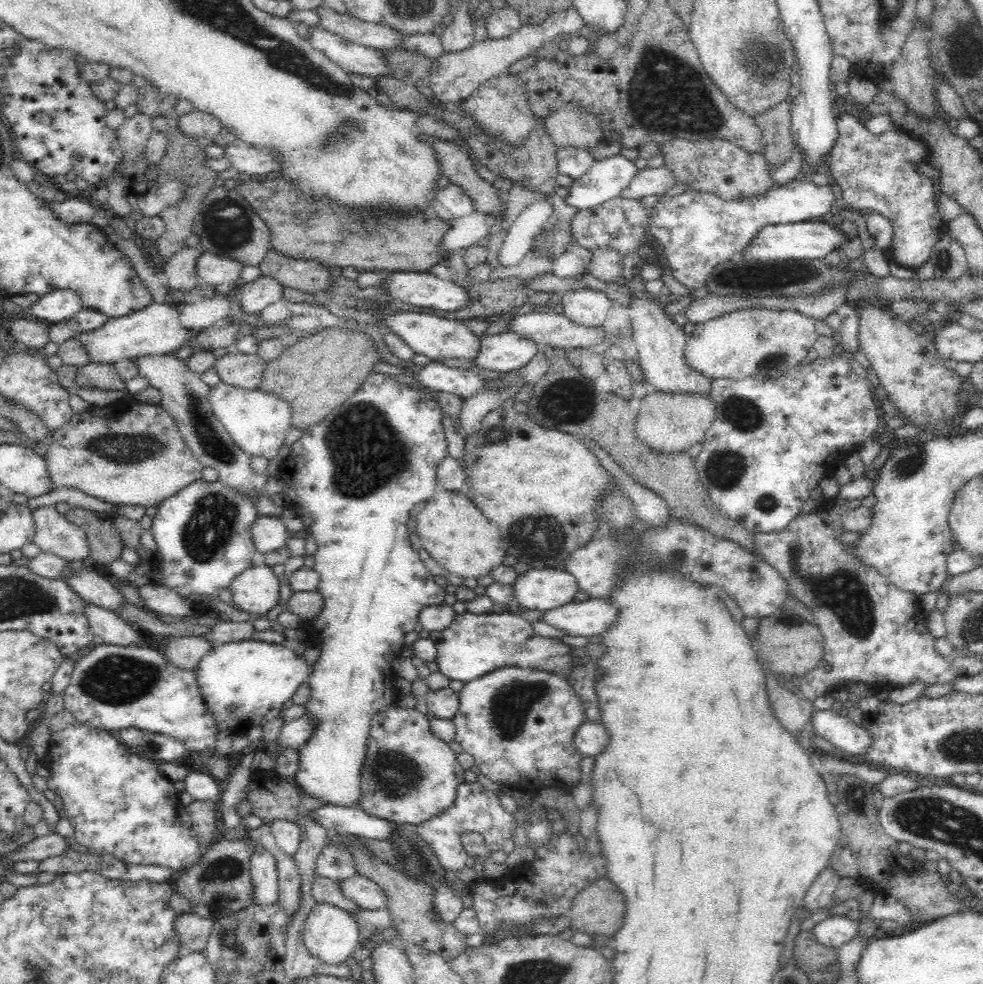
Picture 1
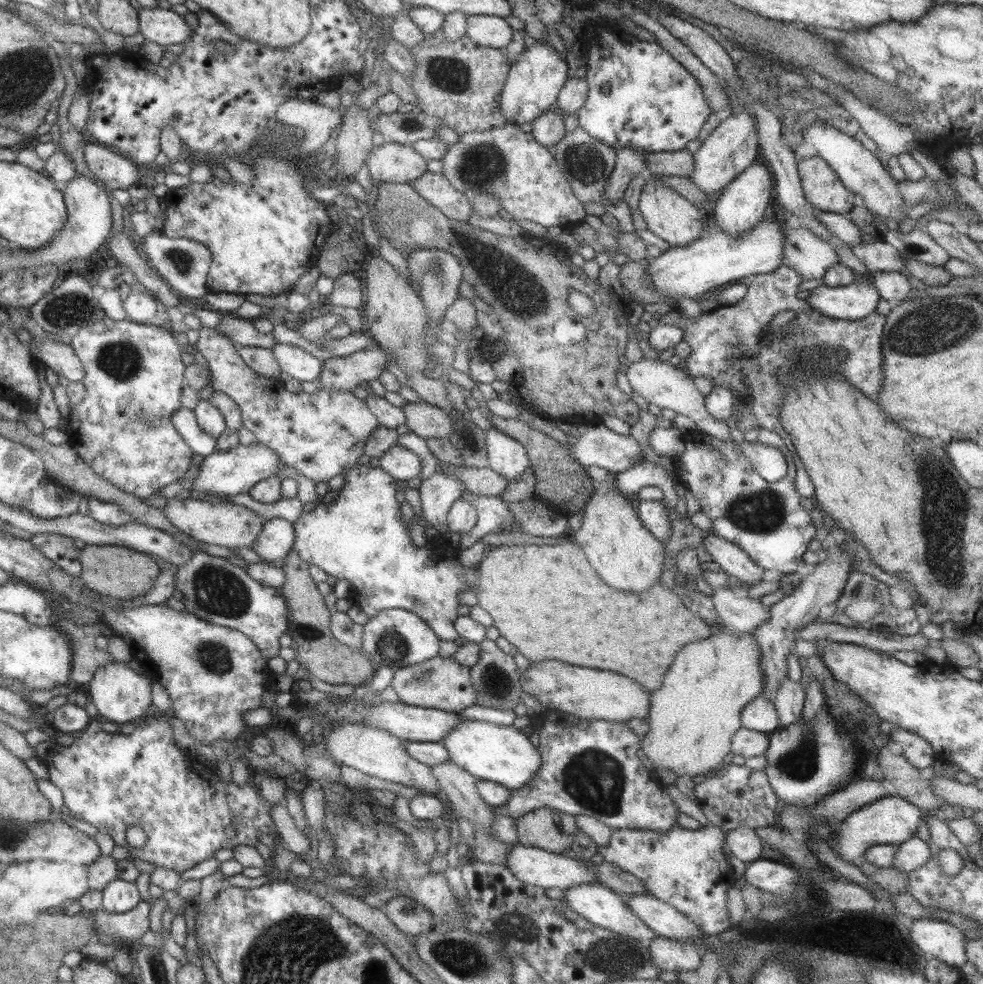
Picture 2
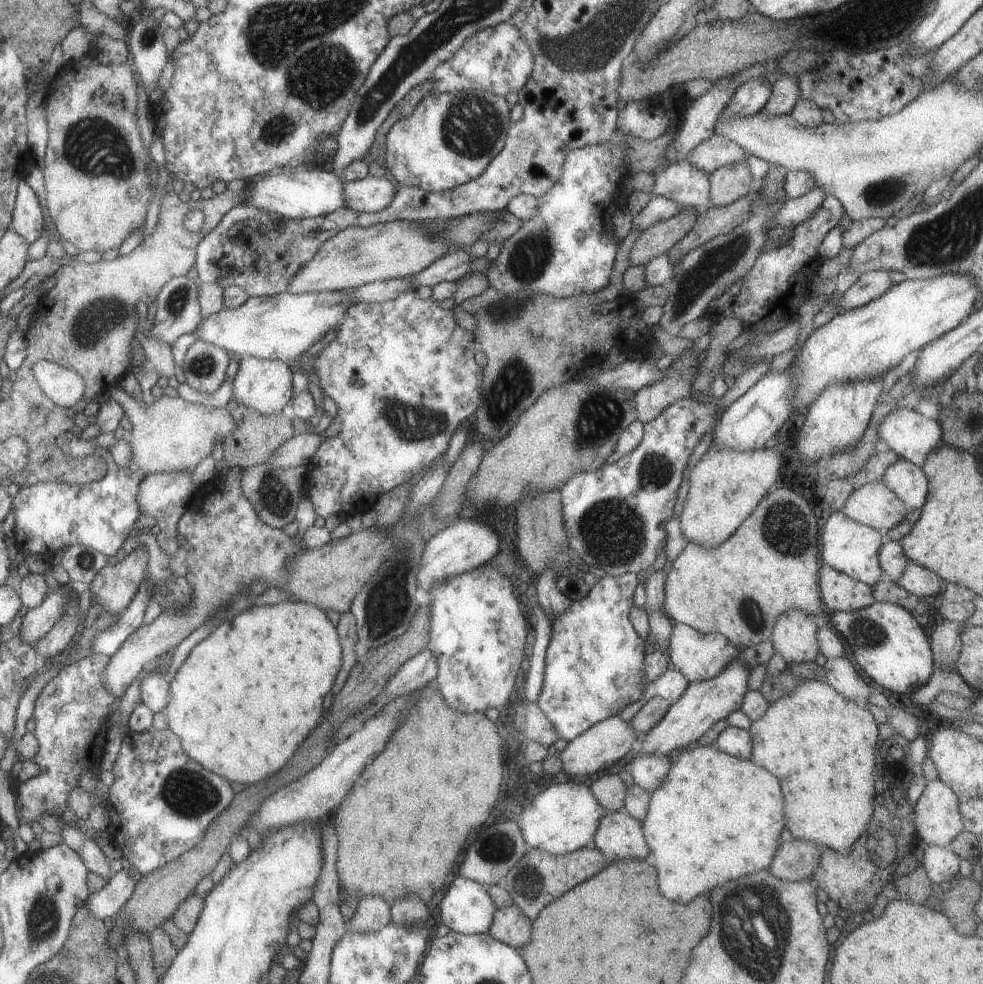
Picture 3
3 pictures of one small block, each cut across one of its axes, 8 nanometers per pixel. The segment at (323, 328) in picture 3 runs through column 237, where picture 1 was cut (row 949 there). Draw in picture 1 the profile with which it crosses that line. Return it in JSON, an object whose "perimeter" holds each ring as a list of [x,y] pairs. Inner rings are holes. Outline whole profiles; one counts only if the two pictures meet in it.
{"perimeter":[[[316,903],[308,913],[303,928],[306,949],[325,964],[344,964],[359,947],[356,921],[344,909],[328,903]]]}

